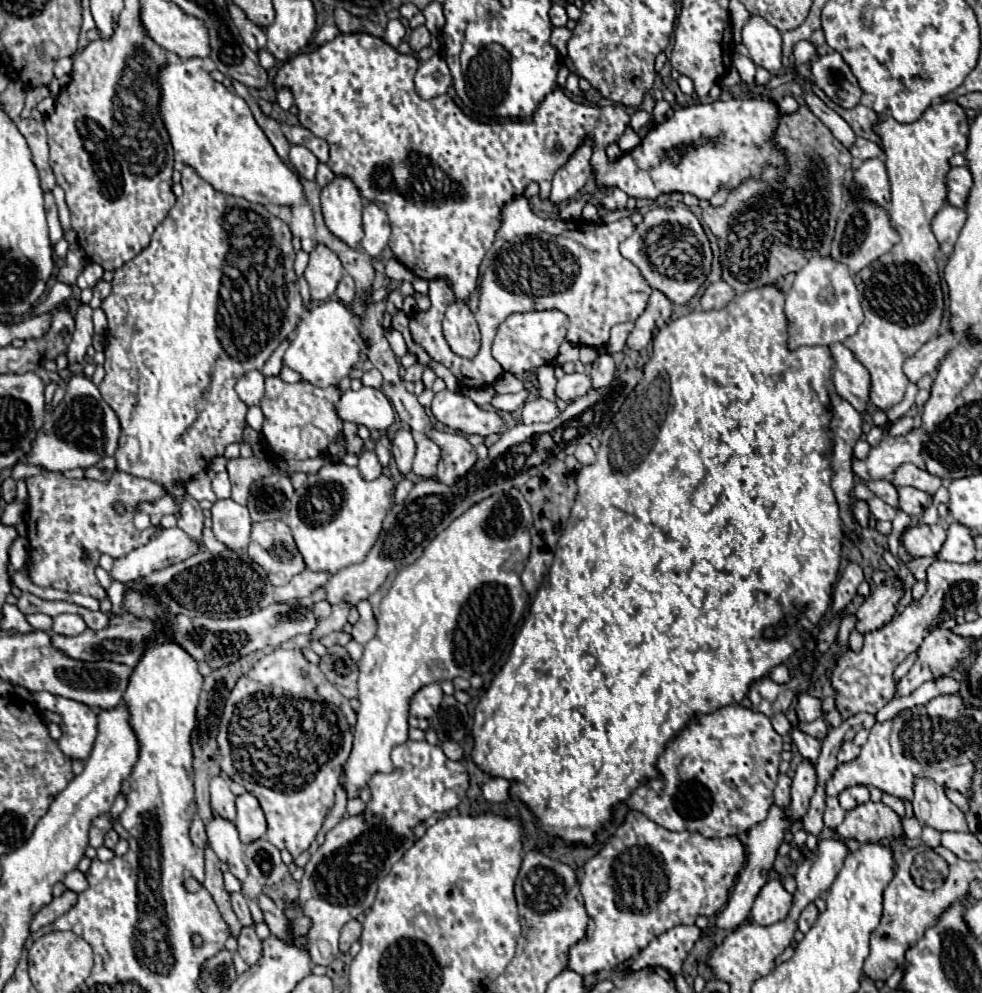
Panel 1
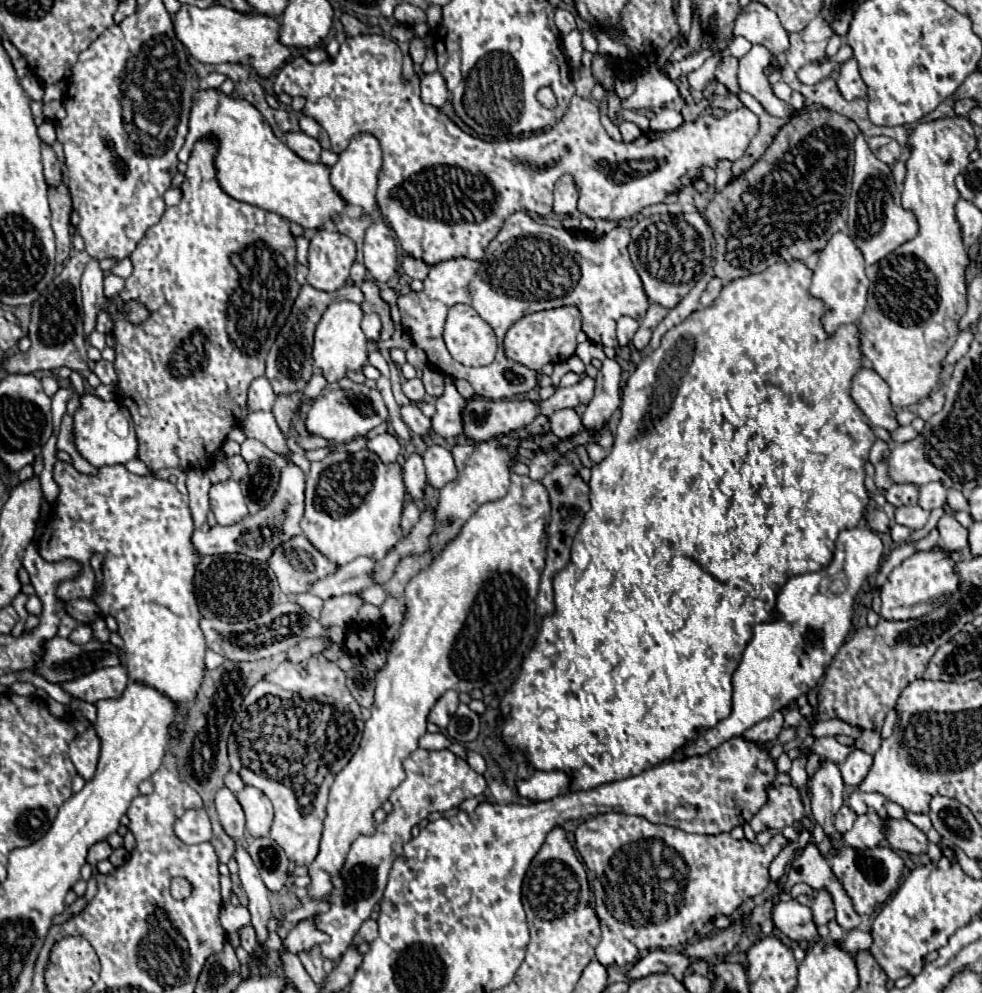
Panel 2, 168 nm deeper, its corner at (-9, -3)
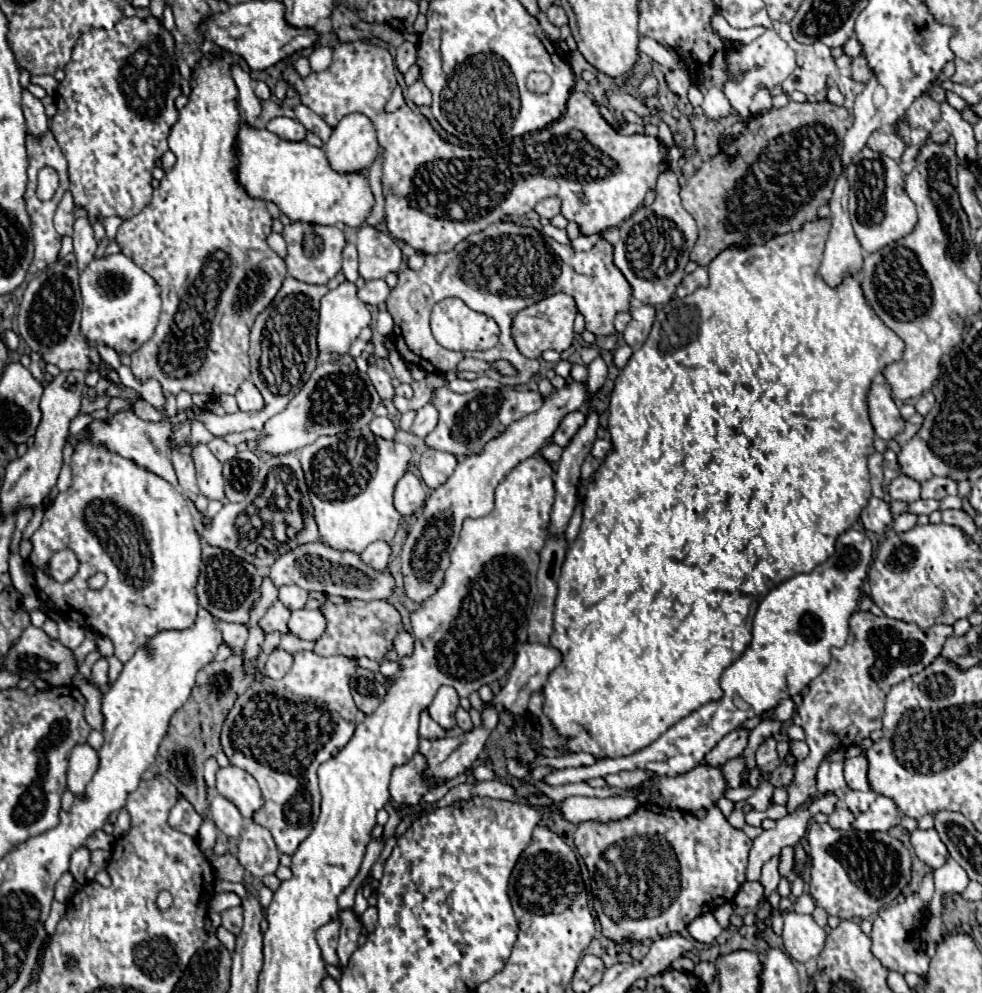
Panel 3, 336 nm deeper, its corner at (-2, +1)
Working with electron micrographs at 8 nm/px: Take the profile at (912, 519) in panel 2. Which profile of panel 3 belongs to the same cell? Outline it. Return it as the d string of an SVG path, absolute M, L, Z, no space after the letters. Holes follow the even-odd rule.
M916 501L916 503L912 503L910 505L910 511L912 513L916 513L916 515L922 515L922 513L926 513L926 515L930 515L932 511L938 511L940 509L940 501Z

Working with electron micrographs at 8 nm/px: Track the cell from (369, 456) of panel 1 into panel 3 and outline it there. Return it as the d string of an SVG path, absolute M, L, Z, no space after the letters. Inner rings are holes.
M374 417L370 423L370 429L374 435L380 435L384 439L394 439L396 435L396 427L388 417Z

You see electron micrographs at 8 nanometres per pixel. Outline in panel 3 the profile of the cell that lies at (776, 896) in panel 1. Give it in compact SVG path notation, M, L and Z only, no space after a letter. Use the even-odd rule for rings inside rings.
M788 913L784 919L782 939L790 957L800 963L806 963L818 957L824 949L826 931L820 925L816 925L812 915Z

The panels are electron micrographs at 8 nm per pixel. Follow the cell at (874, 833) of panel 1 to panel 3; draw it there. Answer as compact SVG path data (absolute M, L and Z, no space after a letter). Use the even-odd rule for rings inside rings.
M918 829L918 831L910 833L910 843L912 843L916 855L926 865L930 865L932 869L942 867L948 859L948 849L946 849L946 845L942 843L942 839L938 837L938 833L934 829L928 829L928 831Z

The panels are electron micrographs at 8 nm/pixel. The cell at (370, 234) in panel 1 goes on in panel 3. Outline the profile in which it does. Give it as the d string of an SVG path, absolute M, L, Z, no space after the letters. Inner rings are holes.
M362 225L358 229L356 247L360 261L360 277L364 281L386 279L388 273L398 271L402 265L402 251L396 241L370 225Z

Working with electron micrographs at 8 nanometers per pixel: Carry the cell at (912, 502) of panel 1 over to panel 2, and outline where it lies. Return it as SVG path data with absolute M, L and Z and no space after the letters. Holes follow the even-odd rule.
M927 483L919 487L919 507L931 511L937 507L945 505L945 497L947 497L947 489L941 483Z

